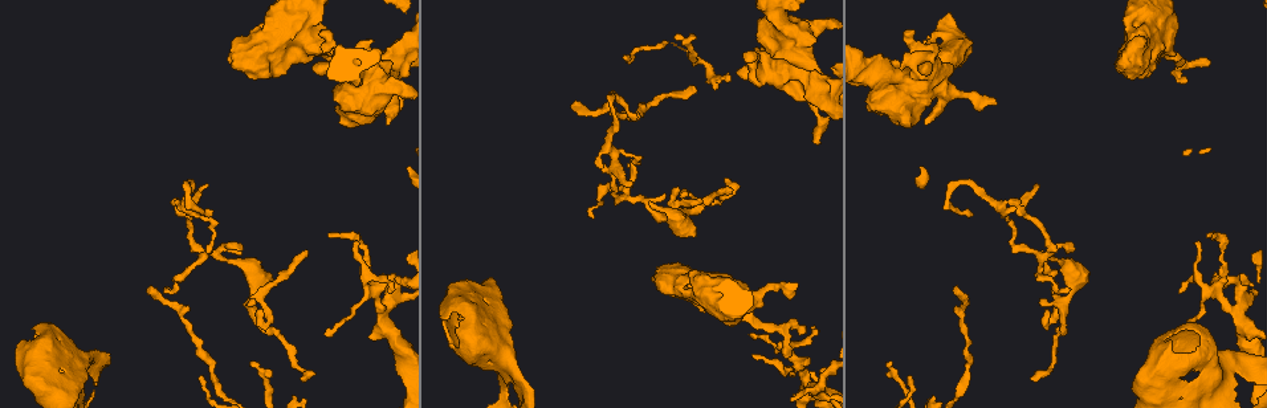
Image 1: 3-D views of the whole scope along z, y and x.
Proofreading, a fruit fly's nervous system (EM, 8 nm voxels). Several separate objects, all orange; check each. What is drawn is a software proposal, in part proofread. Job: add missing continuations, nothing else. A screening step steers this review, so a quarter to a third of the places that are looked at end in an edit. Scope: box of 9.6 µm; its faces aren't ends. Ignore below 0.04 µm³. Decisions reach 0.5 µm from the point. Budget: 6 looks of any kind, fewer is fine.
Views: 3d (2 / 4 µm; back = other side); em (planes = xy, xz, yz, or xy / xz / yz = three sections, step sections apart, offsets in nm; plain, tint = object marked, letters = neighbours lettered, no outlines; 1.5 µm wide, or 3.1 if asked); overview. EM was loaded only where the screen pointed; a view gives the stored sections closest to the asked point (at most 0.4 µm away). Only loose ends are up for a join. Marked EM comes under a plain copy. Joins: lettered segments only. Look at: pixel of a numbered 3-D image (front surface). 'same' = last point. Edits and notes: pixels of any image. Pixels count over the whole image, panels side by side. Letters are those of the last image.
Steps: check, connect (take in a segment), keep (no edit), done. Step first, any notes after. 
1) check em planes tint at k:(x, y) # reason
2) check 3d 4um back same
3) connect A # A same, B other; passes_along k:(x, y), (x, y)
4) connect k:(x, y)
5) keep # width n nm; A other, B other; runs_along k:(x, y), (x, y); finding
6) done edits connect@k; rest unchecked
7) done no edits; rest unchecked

check em xy step 4 letters at 1:(1032, 377) # thin end

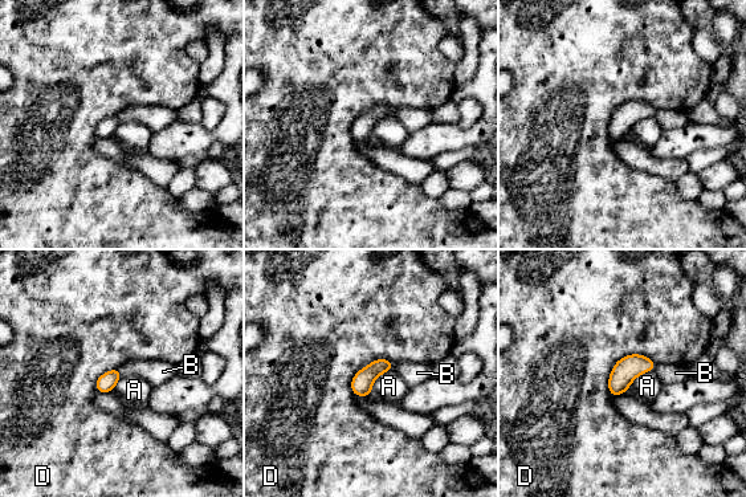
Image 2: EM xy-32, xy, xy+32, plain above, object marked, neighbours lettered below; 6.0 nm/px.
keep # A other, B other, D other; border 2:(656, 362), (622, 357), (610, 395); no lettered segment goes on from it

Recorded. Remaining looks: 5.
check 3d 4um at 1:(633, 116) # end of a long branch

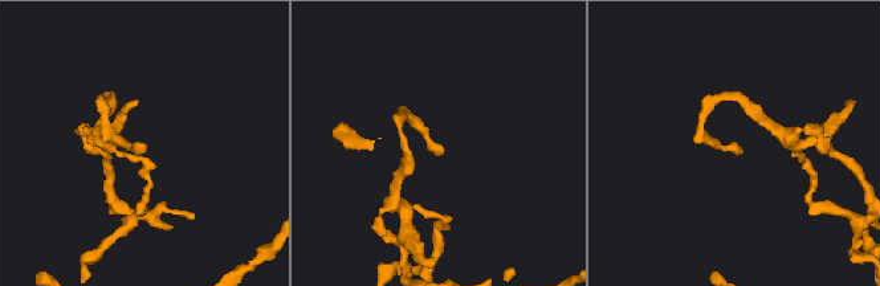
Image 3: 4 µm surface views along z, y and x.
check em planes tint at 3:(739, 150)

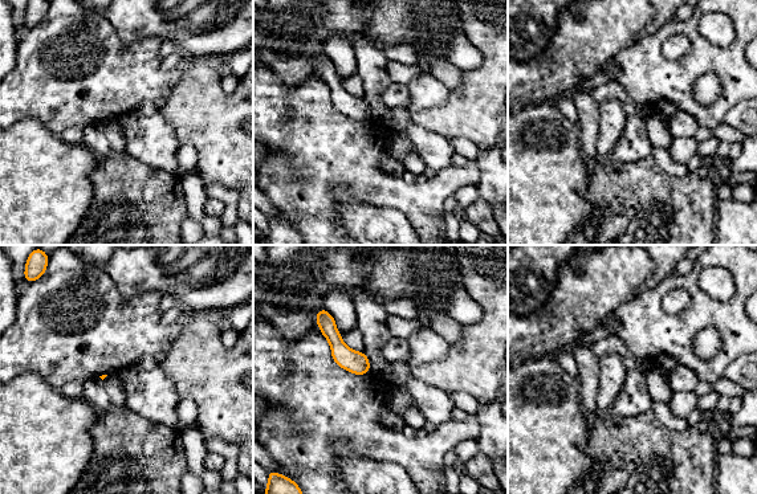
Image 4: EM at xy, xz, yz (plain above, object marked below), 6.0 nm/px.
check em planes letters same # see the neighbours

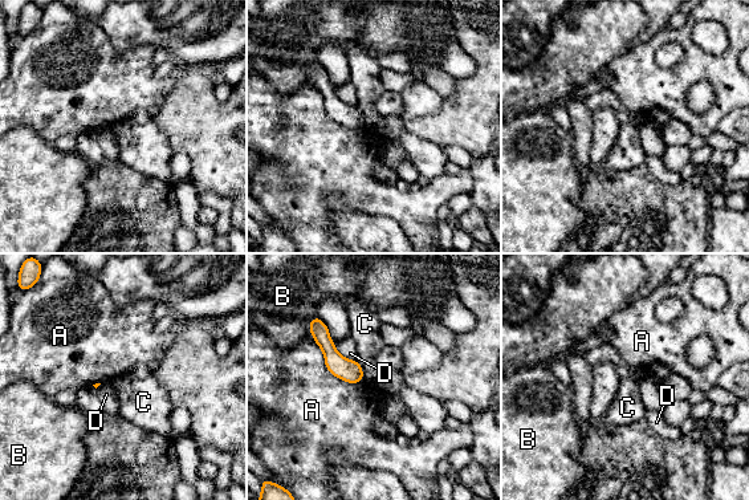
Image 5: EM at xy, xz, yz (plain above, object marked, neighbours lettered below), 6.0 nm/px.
keep # A other, B other, C other, D other; runs_along 5:(316, 320), (329, 352), (358, 378); no lettered segment goes on from it

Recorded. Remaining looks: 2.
done no edits; rest unchecked

